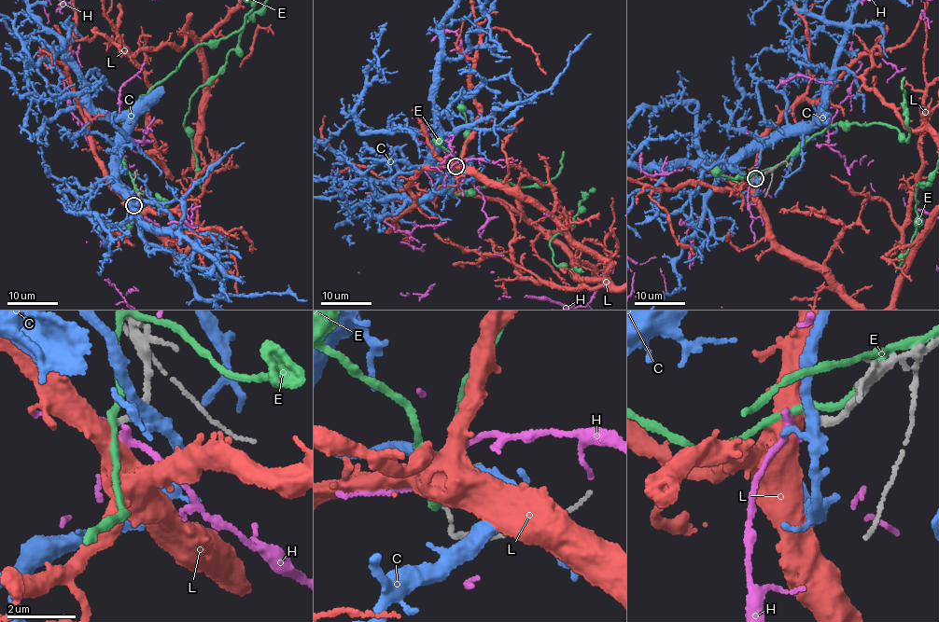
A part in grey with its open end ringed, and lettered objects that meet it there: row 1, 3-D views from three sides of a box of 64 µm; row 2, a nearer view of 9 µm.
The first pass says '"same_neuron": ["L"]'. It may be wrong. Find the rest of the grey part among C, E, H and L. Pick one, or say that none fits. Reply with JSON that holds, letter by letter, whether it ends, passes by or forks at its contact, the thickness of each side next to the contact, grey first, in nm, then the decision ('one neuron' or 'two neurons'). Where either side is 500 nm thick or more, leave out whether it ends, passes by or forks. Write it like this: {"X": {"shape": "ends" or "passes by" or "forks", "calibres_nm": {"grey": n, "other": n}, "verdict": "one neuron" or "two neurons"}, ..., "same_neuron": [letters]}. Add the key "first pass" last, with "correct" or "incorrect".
{"C": {"shape": "passes by", "calibres_nm": {"grey": 280, "other": 360}, "verdict": "two neurons"}, "E": {"shape": "passes by", "calibres_nm": {"grey": 200, "other": 190}, "verdict": "two neurons"}, "H": {"shape": "passes by", "calibres_nm": {"grey": 200, "other": 80}, "verdict": "two neurons"}, "L": {"calibres_nm": {"grey": 200, "other": 500}, "verdict": "one neuron"}, "same_neuron": ["L"], "first pass": "correct"}

